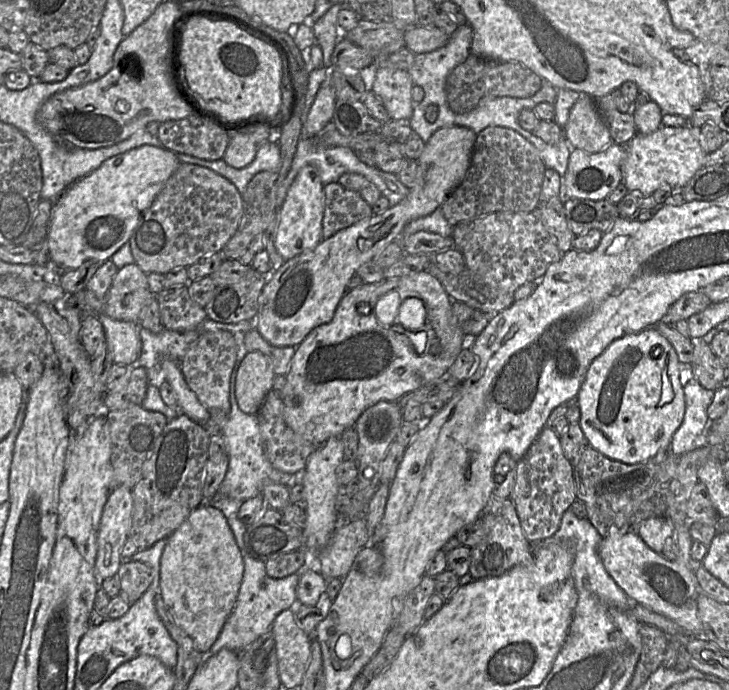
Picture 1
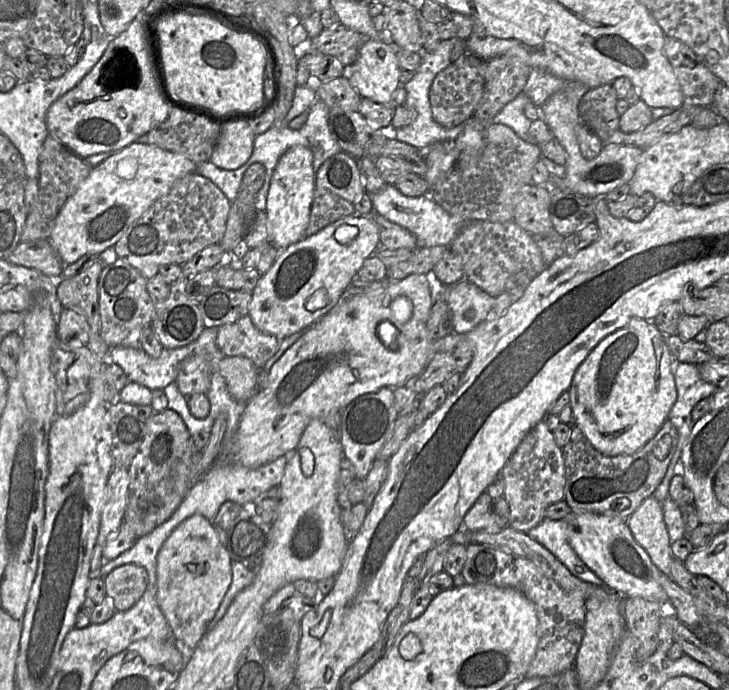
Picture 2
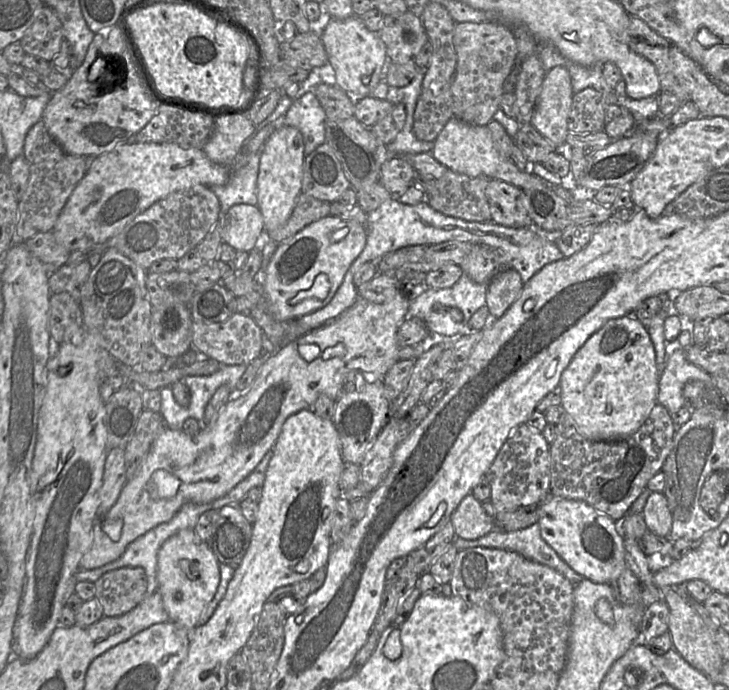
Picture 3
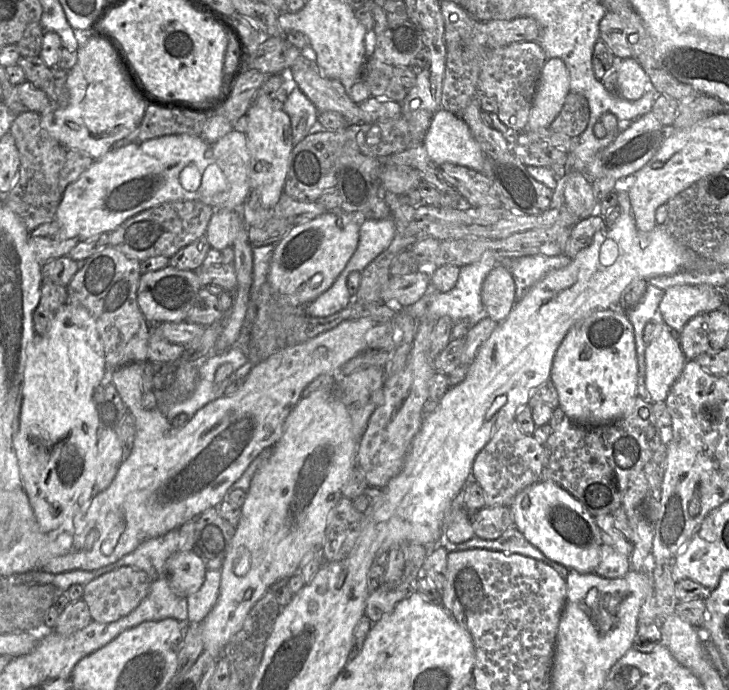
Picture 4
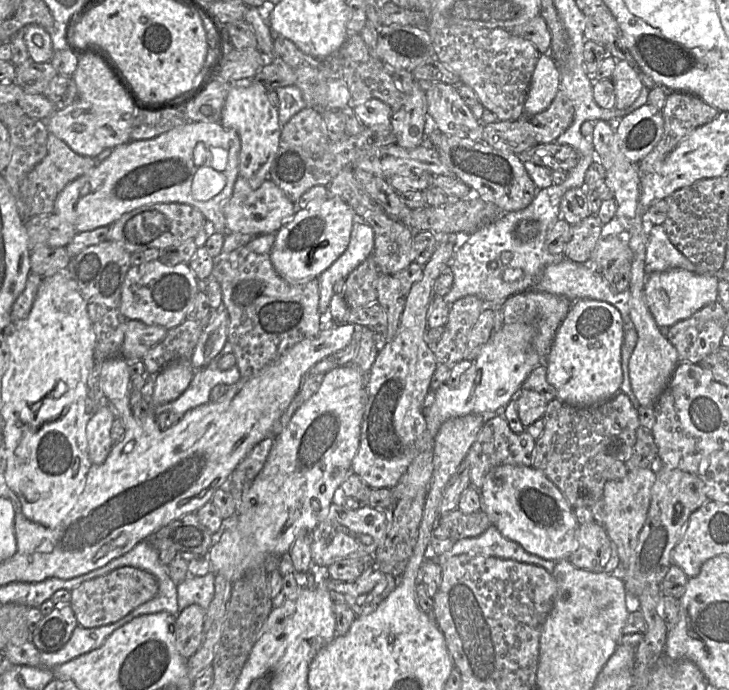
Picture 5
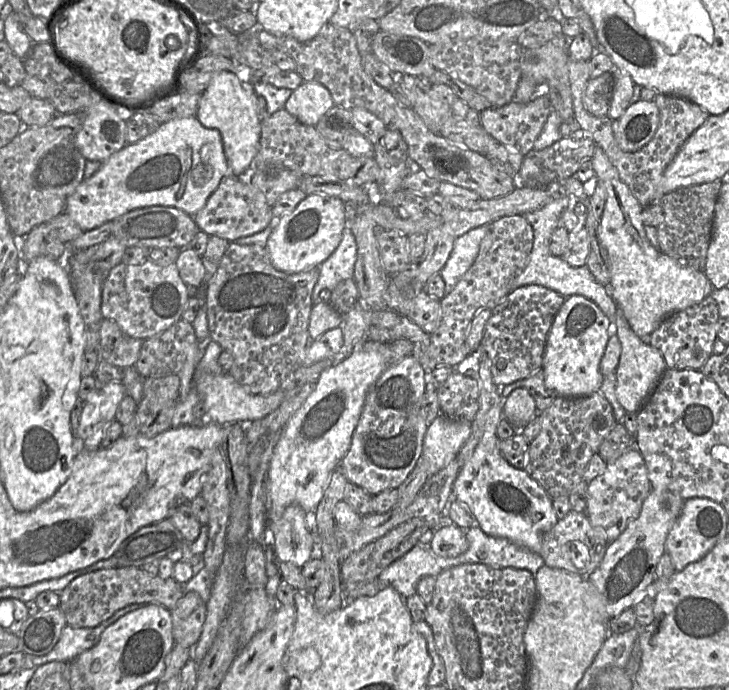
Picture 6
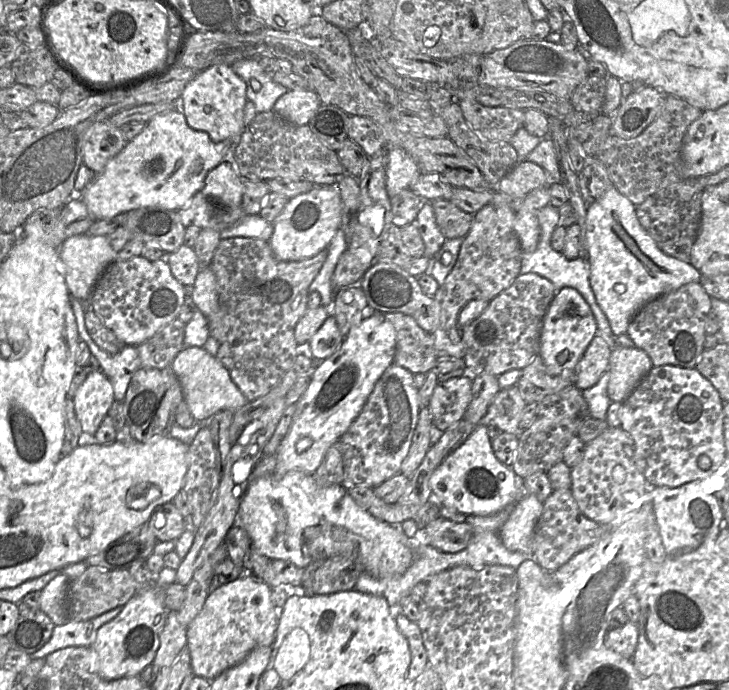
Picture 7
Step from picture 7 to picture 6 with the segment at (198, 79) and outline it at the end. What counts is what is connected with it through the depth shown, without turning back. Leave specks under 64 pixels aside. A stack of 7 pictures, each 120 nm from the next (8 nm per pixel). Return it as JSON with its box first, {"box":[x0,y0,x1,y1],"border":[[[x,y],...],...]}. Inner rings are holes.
{"box":[196,71,262,176],"border":[[[231,71],[216,73],[201,93],[196,118],[203,126],[221,133],[228,175],[239,176],[249,169],[258,152],[262,120],[253,83],[241,80]]]}

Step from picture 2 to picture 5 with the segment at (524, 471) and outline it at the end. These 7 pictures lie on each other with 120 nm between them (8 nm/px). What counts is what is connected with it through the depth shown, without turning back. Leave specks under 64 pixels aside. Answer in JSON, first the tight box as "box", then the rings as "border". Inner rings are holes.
{"box":[466,414,536,489],"border":[[[498,414],[485,416],[490,416],[490,418],[484,422],[476,441],[466,456],[470,467],[471,487],[475,487],[477,489],[482,487],[485,477],[488,475],[488,473],[498,466],[512,464],[531,467],[533,463],[533,452],[536,442],[526,431],[522,433],[513,432],[509,427],[508,422],[502,415]]]}

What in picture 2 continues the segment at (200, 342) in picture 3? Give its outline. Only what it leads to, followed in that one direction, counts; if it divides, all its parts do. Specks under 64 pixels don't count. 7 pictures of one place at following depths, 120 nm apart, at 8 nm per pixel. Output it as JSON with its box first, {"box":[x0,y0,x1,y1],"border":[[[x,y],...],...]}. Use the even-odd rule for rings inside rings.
{"box":[216,315,280,368],"border":[[[249,315],[217,327],[216,345],[225,356],[243,356],[261,368],[278,350],[280,339],[260,331]]]}

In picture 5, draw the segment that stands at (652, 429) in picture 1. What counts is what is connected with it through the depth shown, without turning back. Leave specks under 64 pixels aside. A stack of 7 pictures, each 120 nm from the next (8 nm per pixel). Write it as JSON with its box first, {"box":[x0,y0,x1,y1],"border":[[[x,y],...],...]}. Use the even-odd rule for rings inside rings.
{"box":[546,298,623,407],"border":[[[585,298],[574,301],[546,359],[547,382],[556,390],[556,398],[574,406],[592,407],[620,392],[623,336],[622,315],[613,305]]]}

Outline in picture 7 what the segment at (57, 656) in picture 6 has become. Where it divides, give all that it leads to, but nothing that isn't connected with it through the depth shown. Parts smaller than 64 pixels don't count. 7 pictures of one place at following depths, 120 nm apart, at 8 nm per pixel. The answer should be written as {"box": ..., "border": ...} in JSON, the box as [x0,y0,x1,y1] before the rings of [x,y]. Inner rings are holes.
{"box":[30,607,122,660],"border":[[[122,607],[114,608],[90,620],[69,619],[65,624],[55,626],[50,640],[41,649],[30,654],[32,660],[45,659],[51,653],[67,647],[91,647],[99,628],[116,617]]]}

